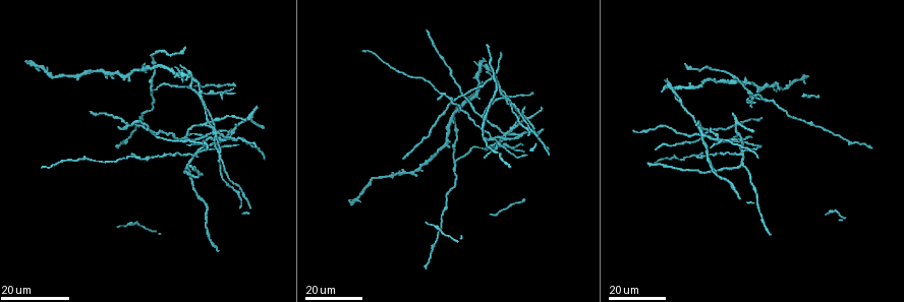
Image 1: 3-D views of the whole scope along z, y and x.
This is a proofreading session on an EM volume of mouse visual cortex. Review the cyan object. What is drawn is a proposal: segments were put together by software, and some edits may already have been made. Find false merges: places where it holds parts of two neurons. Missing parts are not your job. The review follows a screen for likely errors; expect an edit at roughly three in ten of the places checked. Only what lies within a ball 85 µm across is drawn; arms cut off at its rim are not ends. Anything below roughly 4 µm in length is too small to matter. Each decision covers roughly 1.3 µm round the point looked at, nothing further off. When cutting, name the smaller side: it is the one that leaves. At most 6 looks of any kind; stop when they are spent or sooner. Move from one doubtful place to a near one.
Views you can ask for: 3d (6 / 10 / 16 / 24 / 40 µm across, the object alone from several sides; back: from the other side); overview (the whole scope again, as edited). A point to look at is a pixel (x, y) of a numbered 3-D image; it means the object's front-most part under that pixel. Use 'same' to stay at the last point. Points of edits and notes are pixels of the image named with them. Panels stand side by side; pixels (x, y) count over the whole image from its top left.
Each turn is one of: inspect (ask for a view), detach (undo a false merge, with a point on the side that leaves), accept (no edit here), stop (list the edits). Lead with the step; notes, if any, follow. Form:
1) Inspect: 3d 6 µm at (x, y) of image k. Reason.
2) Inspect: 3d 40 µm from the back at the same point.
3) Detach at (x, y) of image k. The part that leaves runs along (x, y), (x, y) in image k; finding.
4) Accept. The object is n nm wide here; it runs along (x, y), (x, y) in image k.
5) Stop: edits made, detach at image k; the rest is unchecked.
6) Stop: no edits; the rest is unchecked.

Inspect: 3d 16 µm at (229, 131) of image 1. Three-way junction.

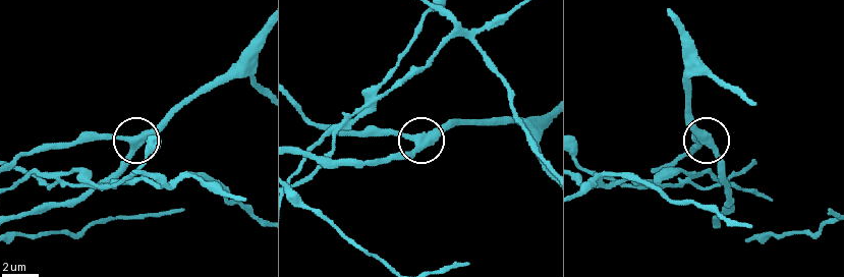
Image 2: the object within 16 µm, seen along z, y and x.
Inspect: 3d 6 µm at (417, 148) of image 2. Closer look.

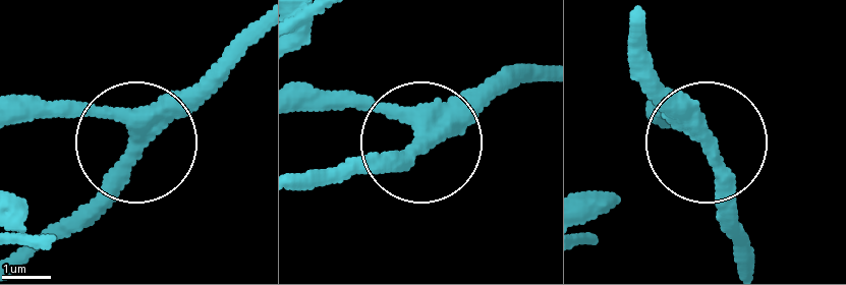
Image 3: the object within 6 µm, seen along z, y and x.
Accept. The side arm is 16 µm long; 3 arms meet here; one neuron here.

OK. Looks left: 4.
Inspect: 3d 16 µm at (481, 115) of image 1. Side arm on a straight run.

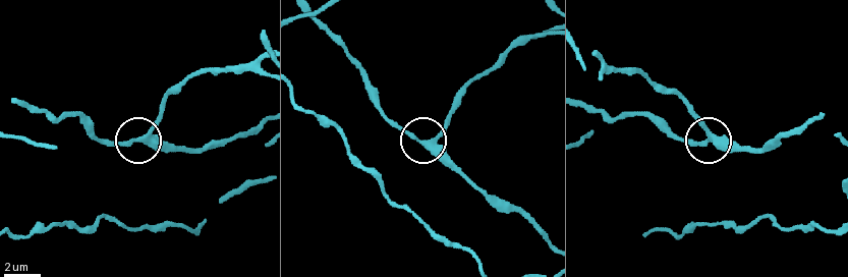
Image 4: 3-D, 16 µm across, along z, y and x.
Inspect: 3d 10 µm at (143, 139) of image 4. Closer look.

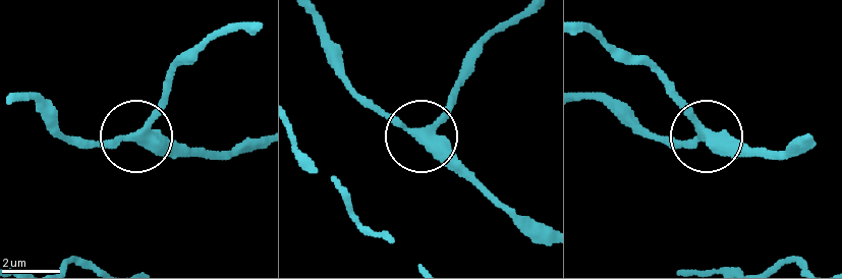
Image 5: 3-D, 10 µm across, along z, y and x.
Accept. The object is 330 nm wide here; it runs along (581, 25), (620, 57), (650, 69), (708, 134), (660, 142) in image 5; continuous, no second neuron.

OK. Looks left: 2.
Inspect: 3d 16 µm at (162, 132) of image 1. Three-way junction.

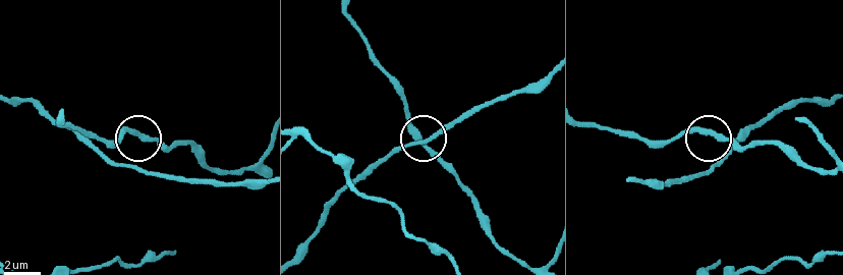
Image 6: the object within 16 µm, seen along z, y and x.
Inspect: 3d 10 µm at (139, 135) of image 6.

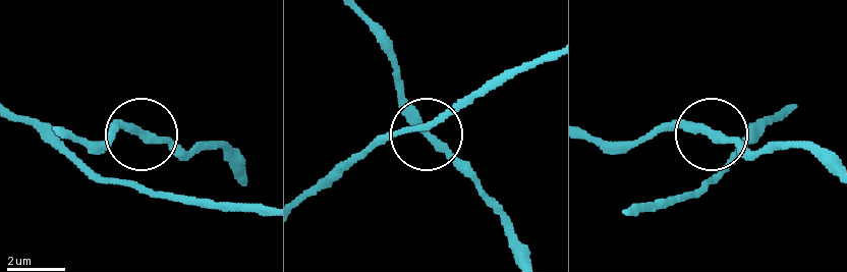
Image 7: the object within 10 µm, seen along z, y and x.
Accept. It runs along (835, 171), (799, 147), (747, 152), (703, 132), (656, 130) in image 7; all the same neuron.

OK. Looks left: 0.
Stop: no edits; the rest is unchecked.

